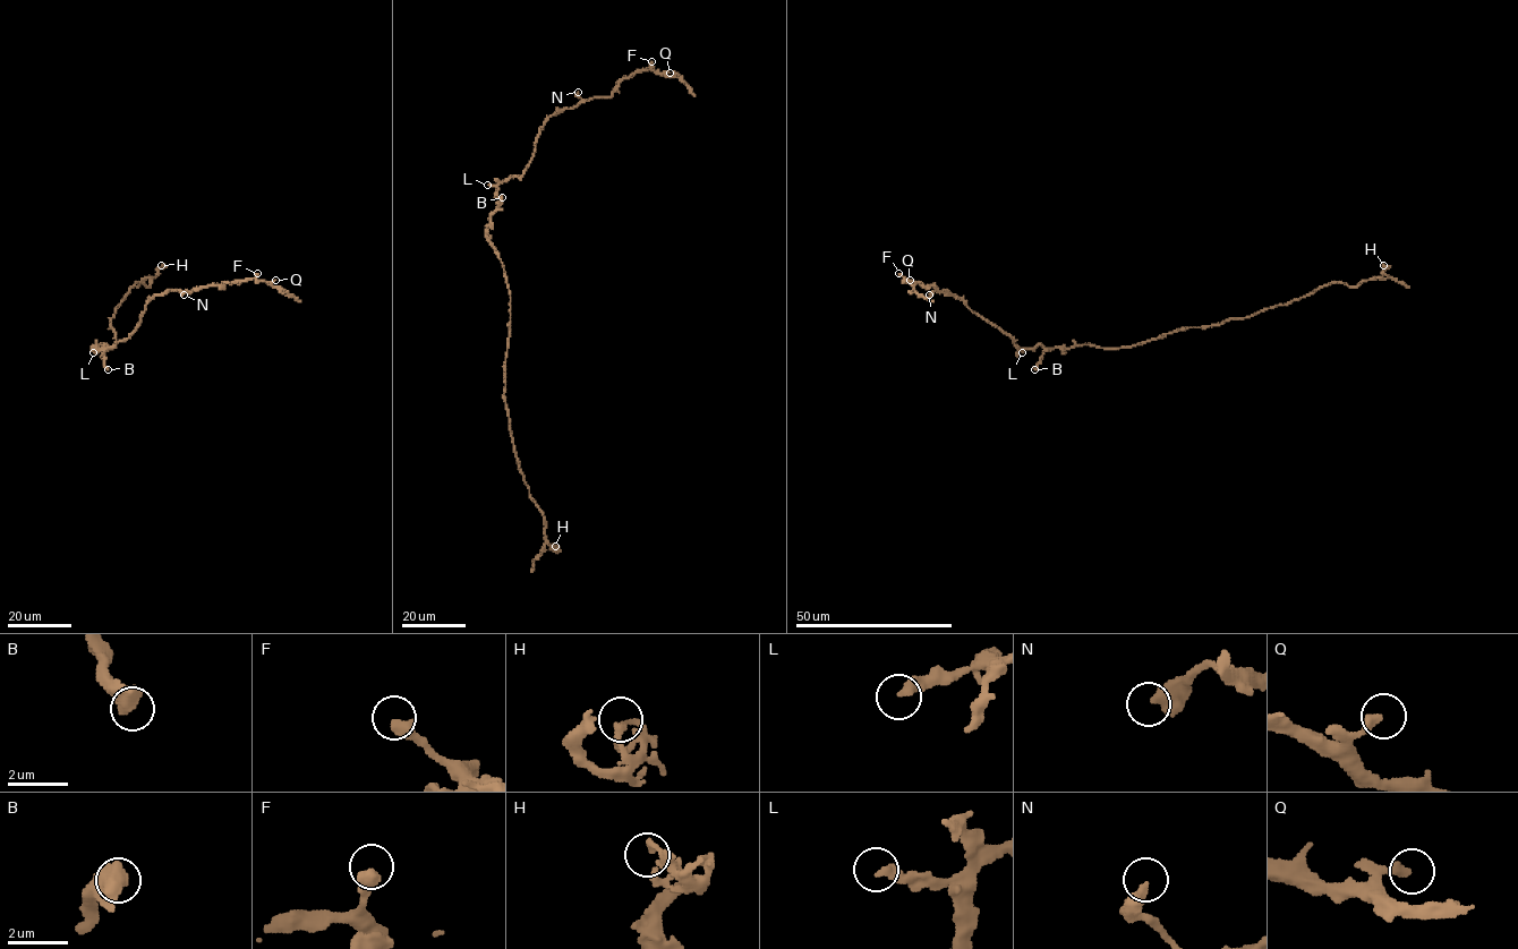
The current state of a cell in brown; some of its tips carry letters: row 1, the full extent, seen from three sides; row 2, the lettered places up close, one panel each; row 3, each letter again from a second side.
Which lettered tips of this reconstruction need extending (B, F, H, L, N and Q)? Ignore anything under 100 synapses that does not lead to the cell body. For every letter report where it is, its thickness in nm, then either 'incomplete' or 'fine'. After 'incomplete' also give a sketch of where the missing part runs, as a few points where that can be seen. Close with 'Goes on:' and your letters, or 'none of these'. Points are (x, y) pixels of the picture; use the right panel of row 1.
B: place (1034, 369); calibre 600 nm; fine
F: place (898, 273); calibre 440 nm; fine
H: place (1383, 265); calibre 180 nm; fine
L: place (1022, 352); calibre 340 nm; fine
N: place (929, 295); calibre 440 nm; fine
Q: place (910, 280); calibre 280 nm; fine
Goes on: none of these

